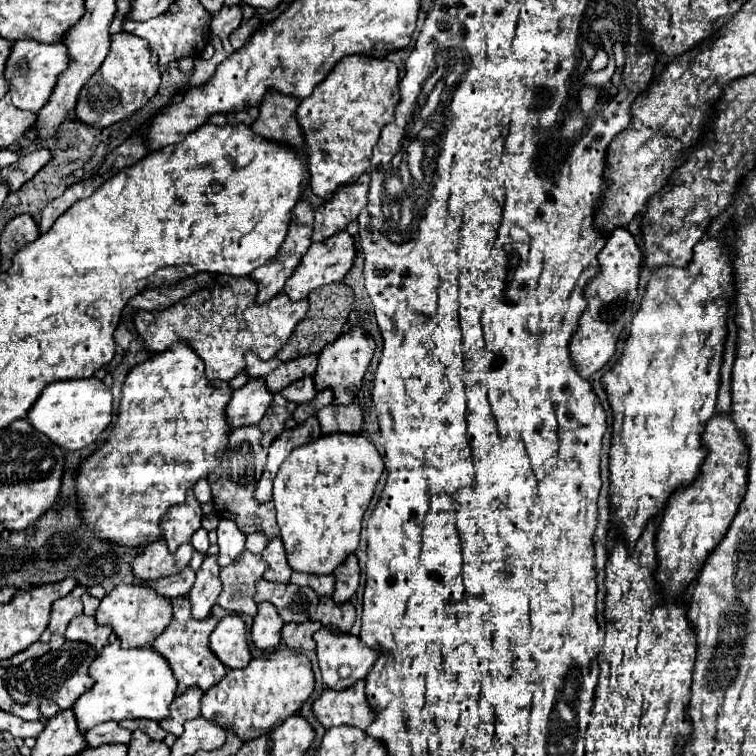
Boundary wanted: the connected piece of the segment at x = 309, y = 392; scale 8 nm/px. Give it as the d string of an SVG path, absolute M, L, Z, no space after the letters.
M303 377L295 383L291 383L289 387L285 387L281 391L281 395L287 399L287 401L293 401L293 403L307 403L307 401L313 401L315 397L315 385L313 385L313 379L311 377Z

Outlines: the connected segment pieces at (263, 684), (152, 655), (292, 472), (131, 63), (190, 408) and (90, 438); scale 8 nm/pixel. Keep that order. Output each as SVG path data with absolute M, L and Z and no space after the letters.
M269 651L261 657L255 657L243 669L229 669L219 685L207 689L201 703L201 715L219 723L223 729L231 729L235 735L239 735L239 739L251 741L267 735L287 717L295 715L313 693L313 685L315 679L311 663L301 651Z
M109 643L99 657L89 667L91 679L95 685L85 691L75 705L71 707L81 733L87 733L97 723L103 721L121 721L121 719L153 719L161 721L169 713L169 705L175 697L177 681L167 667L167 661L155 653L151 647L147 649L121 649L121 643Z
M331 433L297 447L273 481L277 523L293 571L331 575L359 545L361 521L383 473L383 459L363 435Z
M127 31L115 33L111 35L111 47L107 59L79 93L75 117L91 127L99 129L109 127L121 119L127 119L137 109L145 107L147 101L157 93L159 83L161 83L161 71L159 65L153 63L153 53L147 41Z
M179 341L171 349L153 355L143 365L137 365L127 375L121 389L117 423L109 439L77 467L75 485L83 523L95 537L115 541L127 547L145 547L161 539L161 517L165 511L185 501L185 491L191 489L203 475L213 471L227 445L229 427L225 423L225 407L231 399L227 383L219 387L207 381L205 365L197 353Z
M95 377L71 379L47 385L47 389L43 389L43 393L39 395L39 401L35 401L35 405L31 407L27 421L31 421L31 425L35 425L39 433L47 435L61 449L77 451L91 445L111 423L111 409L111 391L105 387L103 381Z

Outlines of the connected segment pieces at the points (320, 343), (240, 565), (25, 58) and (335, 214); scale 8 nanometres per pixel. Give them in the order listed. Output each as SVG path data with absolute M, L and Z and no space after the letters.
M331 283L331 285L323 285L319 289L313 289L307 297L309 301L309 311L305 315L305 319L299 321L299 325L295 327L295 331L291 333L289 341L283 345L283 349L279 349L277 357L281 361L291 361L303 355L311 355L311 353L319 353L323 351L325 345L335 343L335 339L341 335L343 325L347 323L347 315L349 315L349 307L353 303L353 289L347 287L345 283Z
M243 551L231 565L221 569L223 591L219 605L237 615L257 615L257 603L253 601L255 583L263 577L267 563L261 555Z
M15 41L5 67L5 79L9 81L9 95L13 105L33 113L39 111L53 93L57 77L67 69L67 65L69 65L69 55L63 43L47 45L37 41Z
M363 173L353 185L345 185L335 191L335 197L315 209L315 223L311 241L325 241L333 233L343 231L355 221L361 209L367 205L369 173Z

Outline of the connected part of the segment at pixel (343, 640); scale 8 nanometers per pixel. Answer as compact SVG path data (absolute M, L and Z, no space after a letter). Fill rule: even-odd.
M321 627L315 633L317 643L317 661L323 675L323 683L329 689L347 689L355 681L365 679L373 663L377 661L377 653L361 643L359 637L351 633L341 633L331 627ZM347 665L351 669L349 677L339 675L339 667Z

